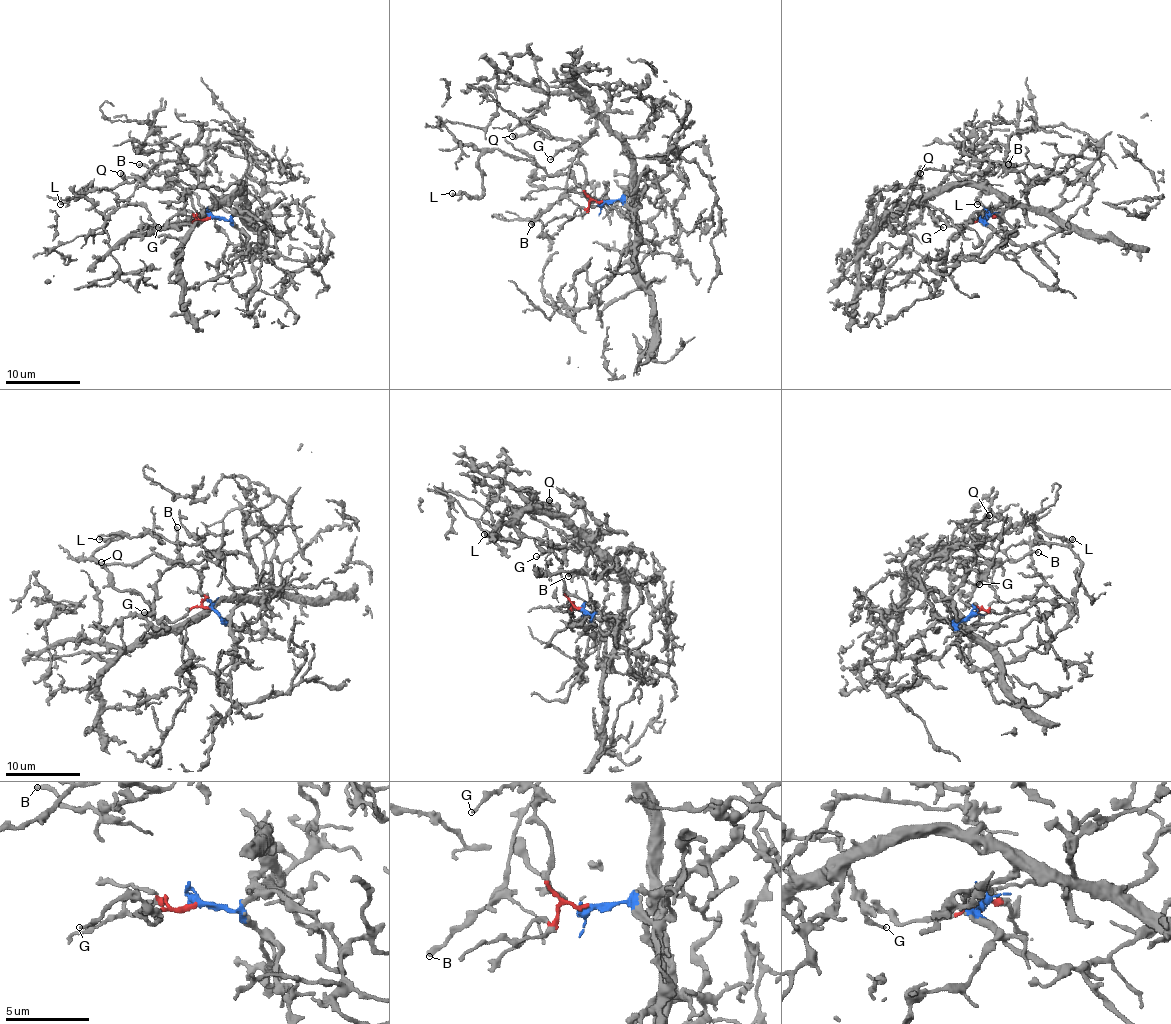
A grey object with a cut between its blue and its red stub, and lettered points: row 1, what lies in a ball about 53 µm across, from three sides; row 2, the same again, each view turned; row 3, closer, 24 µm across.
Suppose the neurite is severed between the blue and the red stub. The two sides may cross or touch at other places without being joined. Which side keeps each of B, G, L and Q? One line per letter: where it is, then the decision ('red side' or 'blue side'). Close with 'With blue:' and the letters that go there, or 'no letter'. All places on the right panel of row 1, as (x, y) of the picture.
B: place (1008, 164); blue side
G: place (943, 227); red side
L: place (977, 204); blue side
Q: place (920, 173); red side
With blue: B, L

